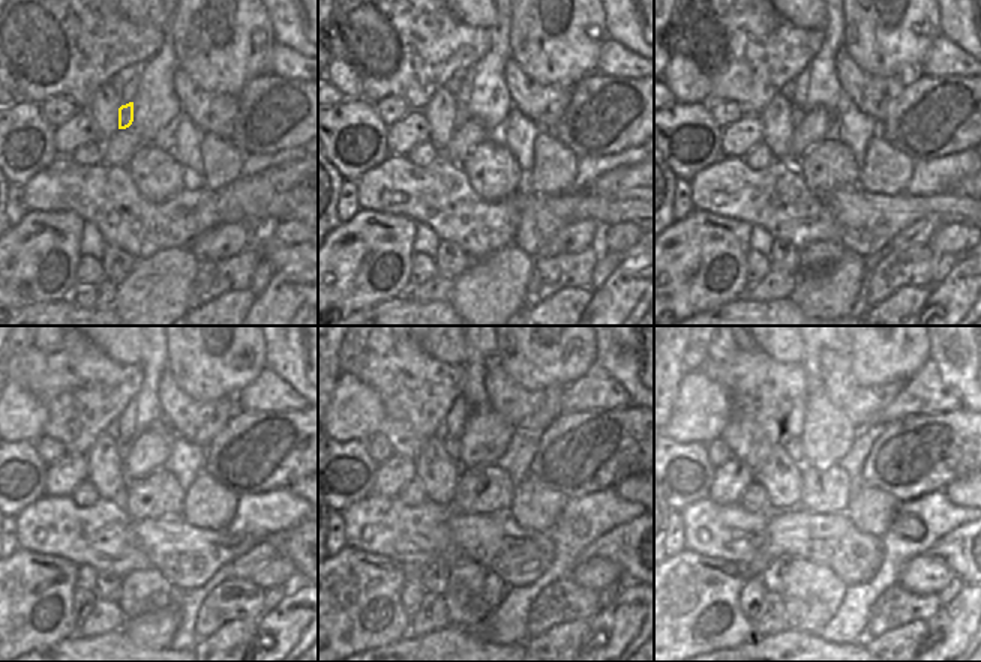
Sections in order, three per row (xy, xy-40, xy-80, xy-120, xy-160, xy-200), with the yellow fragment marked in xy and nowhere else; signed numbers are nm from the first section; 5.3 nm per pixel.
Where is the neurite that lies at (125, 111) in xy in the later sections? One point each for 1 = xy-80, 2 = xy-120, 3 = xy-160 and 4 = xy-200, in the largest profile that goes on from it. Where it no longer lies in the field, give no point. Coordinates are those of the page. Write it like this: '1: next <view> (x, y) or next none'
1: next xy-80 (797, 113)
2: next xy-120 (122, 446)
3: next xy-160 (452, 445)
4: next xy-200 (794, 448)

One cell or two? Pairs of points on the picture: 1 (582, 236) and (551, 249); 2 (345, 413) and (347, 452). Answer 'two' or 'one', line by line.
1: one
2: two

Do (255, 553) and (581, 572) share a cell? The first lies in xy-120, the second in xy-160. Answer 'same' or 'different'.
different

